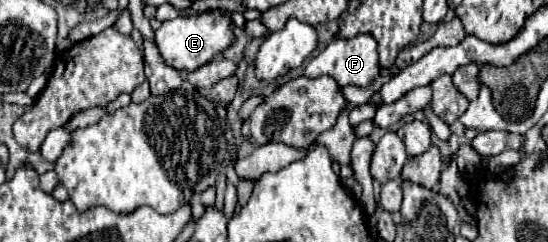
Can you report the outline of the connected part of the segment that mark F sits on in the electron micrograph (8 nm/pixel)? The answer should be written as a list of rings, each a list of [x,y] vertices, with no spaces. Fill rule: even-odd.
[[[357,35],[355,39],[335,39],[327,45],[323,53],[319,53],[315,59],[311,59],[305,67],[305,77],[321,77],[329,75],[333,77],[341,87],[345,85],[359,85],[367,87],[377,75],[381,73],[379,59],[377,59],[377,43],[371,35]]]

